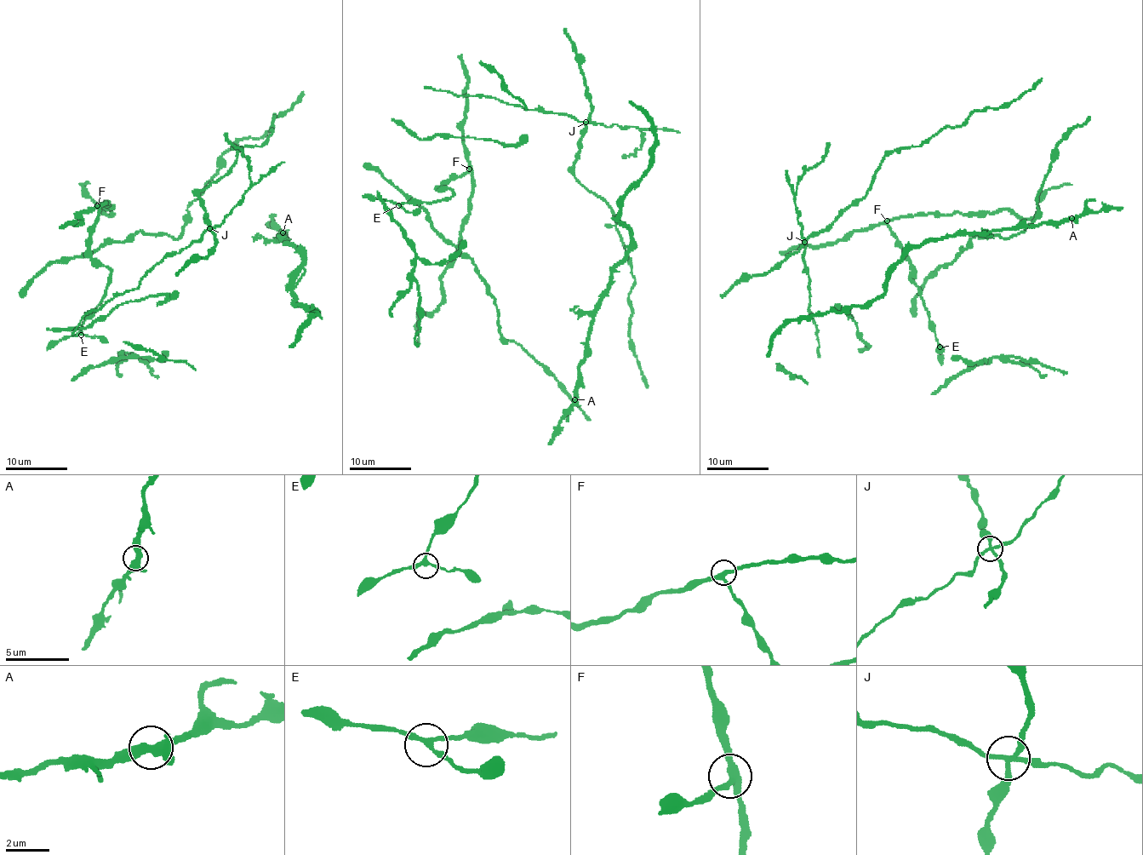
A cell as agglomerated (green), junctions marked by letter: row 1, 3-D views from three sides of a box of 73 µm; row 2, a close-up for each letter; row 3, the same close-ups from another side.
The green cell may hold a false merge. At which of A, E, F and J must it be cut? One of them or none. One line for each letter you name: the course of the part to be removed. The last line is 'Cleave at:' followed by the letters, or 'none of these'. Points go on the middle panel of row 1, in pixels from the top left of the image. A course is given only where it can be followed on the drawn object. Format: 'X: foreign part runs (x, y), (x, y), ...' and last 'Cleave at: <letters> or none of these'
J: foreign part runs (585, 122), (550, 111), (526, 110), (499, 99), (458, 95), (424, 86)
Cleave at: J

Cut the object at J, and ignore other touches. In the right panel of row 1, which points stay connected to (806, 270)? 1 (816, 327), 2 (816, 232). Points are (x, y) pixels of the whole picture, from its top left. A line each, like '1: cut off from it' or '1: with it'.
1: with it
2: cut off from it

